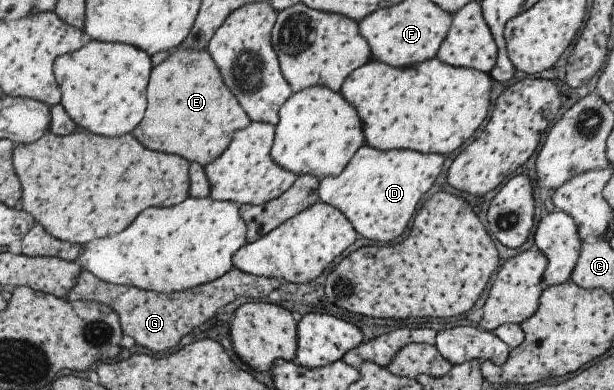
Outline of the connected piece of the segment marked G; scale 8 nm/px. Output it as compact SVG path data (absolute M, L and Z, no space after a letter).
M232 268L213 282L183 292L165 294L108 283L97 278L87 269L82 269L75 288L68 292L66 298L69 301L95 301L110 306L119 315L124 334L131 336L143 348L149 348L151 352L159 354L159 352L167 352L169 348L175 348L185 334L193 332L197 326L211 320L221 306L233 302L237 296L267 300L267 296L277 288L279 288L279 279L256 277Z

